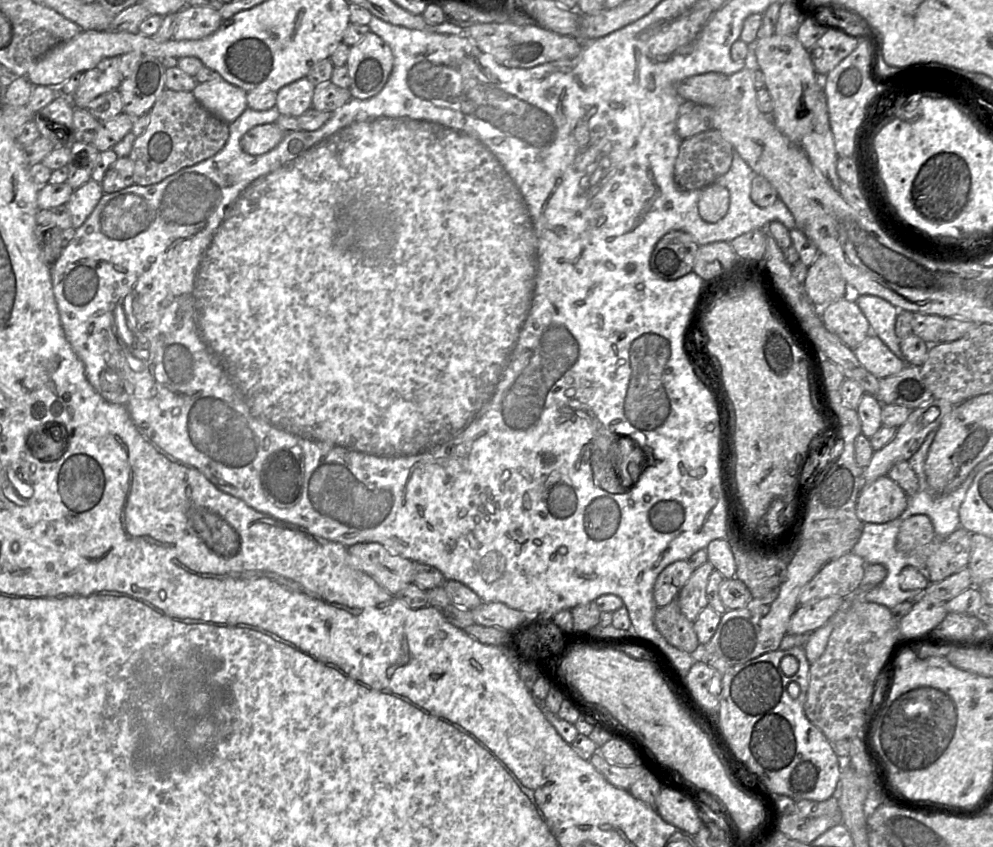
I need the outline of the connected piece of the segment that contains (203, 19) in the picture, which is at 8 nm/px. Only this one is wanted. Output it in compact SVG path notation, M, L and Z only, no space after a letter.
M186 6L177 13L173 40L197 40L214 33L222 24L219 12L209 7Z

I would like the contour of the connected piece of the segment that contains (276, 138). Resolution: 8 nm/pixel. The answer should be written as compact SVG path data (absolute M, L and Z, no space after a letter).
M276 123L257 125L243 135L241 147L249 155L263 155L276 147L284 135Z

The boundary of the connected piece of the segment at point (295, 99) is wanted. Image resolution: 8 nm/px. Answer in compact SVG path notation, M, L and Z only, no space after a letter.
M301 78L277 91L275 107L280 115L299 117L311 108L315 87L306 78Z

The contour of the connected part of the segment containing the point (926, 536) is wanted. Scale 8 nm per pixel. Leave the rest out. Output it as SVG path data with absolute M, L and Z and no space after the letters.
M913 515L905 519L896 537L896 549L908 557L916 558L928 570L931 584L941 582L966 568L970 559L971 534L959 527L947 537L938 536L926 515Z

